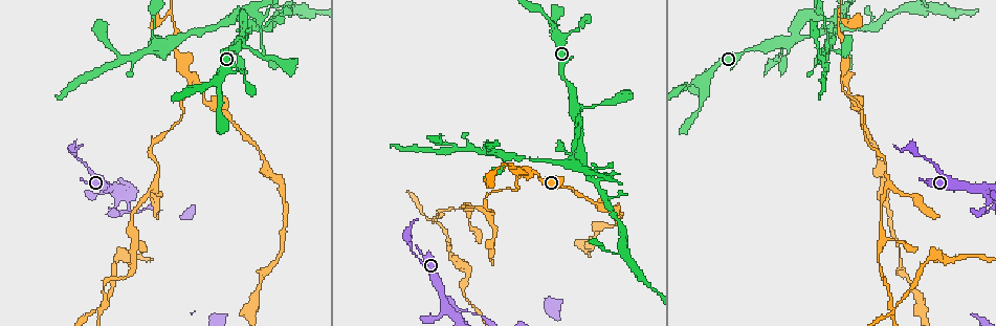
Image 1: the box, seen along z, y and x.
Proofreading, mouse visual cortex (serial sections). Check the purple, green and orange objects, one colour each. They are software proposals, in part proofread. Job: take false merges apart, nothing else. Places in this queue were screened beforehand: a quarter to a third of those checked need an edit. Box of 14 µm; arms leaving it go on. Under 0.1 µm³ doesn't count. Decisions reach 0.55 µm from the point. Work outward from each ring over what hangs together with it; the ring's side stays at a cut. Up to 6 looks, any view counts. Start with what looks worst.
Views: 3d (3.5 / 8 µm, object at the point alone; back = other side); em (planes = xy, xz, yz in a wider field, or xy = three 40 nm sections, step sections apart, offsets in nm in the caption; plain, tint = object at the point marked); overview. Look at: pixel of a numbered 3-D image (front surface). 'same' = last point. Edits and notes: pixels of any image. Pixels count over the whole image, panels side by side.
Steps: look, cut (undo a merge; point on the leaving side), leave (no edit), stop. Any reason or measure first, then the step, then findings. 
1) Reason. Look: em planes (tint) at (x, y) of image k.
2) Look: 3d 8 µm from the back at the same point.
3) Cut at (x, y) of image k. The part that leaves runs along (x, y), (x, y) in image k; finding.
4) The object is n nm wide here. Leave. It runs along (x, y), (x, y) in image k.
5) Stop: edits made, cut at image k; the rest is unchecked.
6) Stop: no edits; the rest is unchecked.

Sharp bend. Look: 3d 3.5 µm at (985, 210) of image 1.

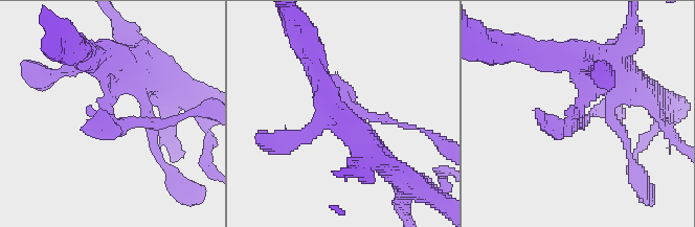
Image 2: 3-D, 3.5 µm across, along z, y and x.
Shape alone is not enough. Look: em xy step 3 (tint) at (575, 123) of image 2.

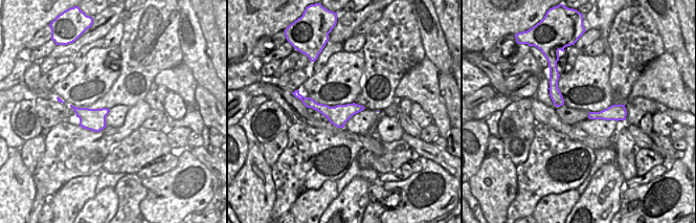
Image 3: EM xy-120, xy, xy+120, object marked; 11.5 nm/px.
Leave. It runs along (101, 63), (113, 121), (184, 118) in image 2; all the same cell.

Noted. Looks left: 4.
Arms part here. Look: 3d 3.5 µm at (842, 79) of image 1.

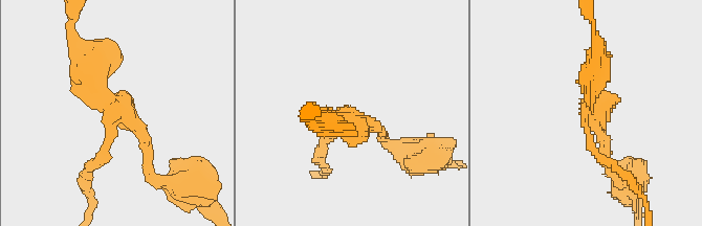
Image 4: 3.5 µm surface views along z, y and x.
3 arms meet here; the arms are 150, 150, 350 nm wide. Look: em xy step 2 (tint) at (349, 115) of image 4.

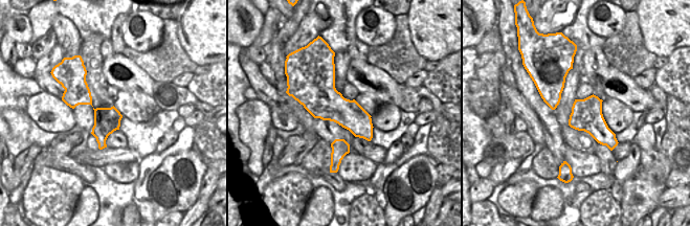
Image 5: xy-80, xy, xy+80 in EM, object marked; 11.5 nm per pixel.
Cut at (91, 165) of image 4. The part that leaves runs along (108, 139), (88, 168), (88, 210) in image 4; two cells meet here.

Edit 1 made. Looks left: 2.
Stop: edits made, cut at image 4; the rest is unchecked.

